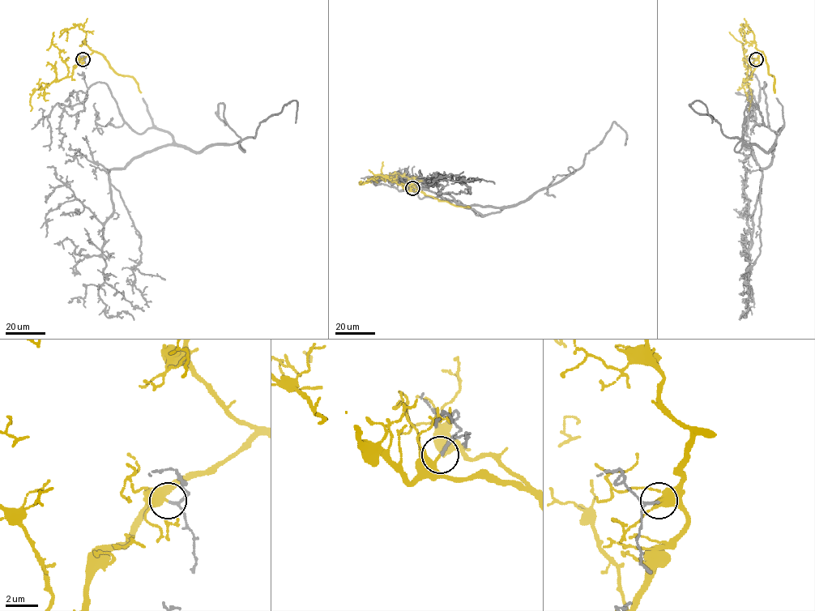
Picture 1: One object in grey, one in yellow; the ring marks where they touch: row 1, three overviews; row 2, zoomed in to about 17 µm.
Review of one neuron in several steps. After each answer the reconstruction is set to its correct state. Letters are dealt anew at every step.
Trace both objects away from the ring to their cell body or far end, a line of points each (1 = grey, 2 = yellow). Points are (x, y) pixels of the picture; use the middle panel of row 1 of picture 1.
1: (412, 188), (420, 198), (498, 212), (460, 205), (427, 182), (463, 173)
2: (412, 188), (408, 191), (380, 175), (368, 182), (360, 184), (359, 181)

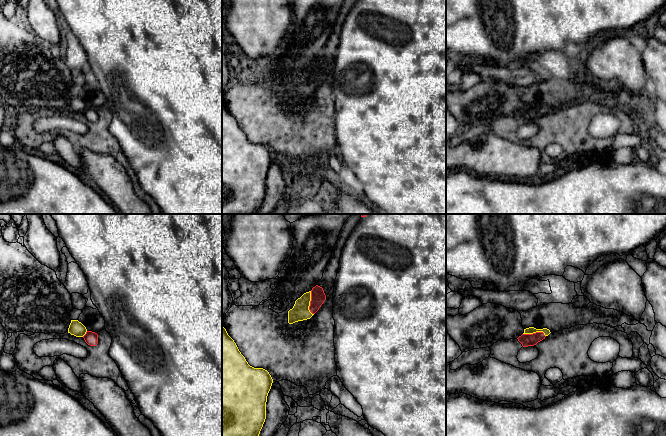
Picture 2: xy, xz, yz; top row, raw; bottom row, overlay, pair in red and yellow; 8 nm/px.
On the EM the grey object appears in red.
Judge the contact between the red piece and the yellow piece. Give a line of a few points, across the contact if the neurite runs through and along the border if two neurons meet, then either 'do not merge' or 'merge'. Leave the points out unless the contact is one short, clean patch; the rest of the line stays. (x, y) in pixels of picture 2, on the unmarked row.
line xz (318, 72), (310, 79), (300, 87); merge

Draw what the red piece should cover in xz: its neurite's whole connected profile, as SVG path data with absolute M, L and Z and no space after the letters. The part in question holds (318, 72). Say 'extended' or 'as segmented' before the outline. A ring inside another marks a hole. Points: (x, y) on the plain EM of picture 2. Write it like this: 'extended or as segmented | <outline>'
extended | M316 61L311 67L304 69L295 77L292 85L288 87L288 99L310 95L326 76L322 63Z

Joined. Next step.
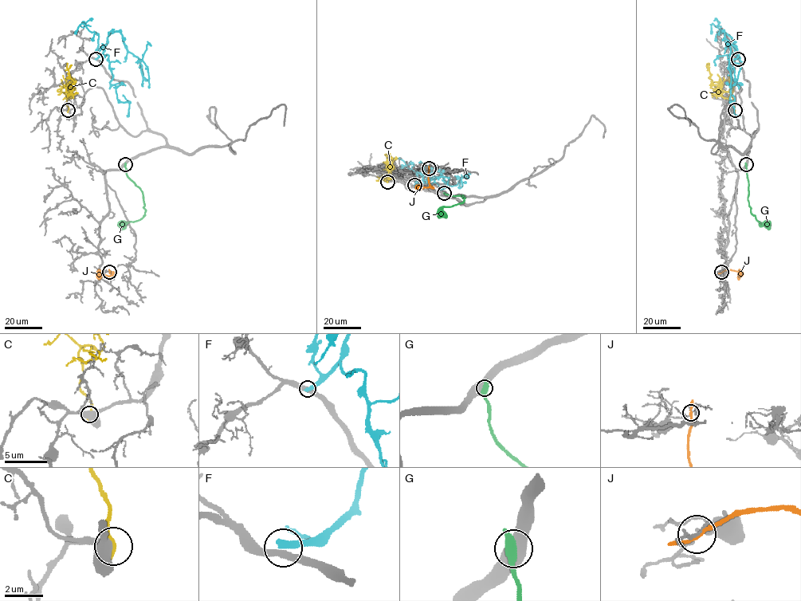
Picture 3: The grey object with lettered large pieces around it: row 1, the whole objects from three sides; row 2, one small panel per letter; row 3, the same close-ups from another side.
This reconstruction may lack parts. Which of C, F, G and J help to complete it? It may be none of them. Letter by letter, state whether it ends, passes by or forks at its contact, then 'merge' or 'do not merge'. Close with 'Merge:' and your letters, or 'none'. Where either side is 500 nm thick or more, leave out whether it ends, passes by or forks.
C: it ends there; do not merge
F: it ends there; do not merge
G: do not merge
J: it passes by; do not merge
Merge: none

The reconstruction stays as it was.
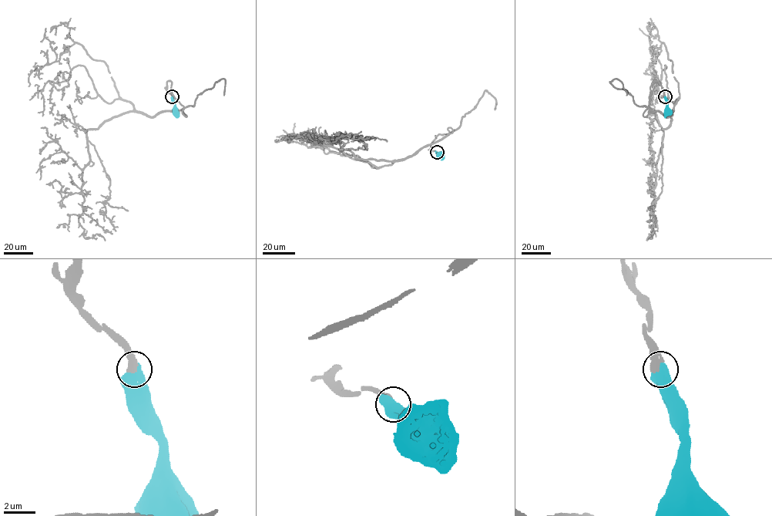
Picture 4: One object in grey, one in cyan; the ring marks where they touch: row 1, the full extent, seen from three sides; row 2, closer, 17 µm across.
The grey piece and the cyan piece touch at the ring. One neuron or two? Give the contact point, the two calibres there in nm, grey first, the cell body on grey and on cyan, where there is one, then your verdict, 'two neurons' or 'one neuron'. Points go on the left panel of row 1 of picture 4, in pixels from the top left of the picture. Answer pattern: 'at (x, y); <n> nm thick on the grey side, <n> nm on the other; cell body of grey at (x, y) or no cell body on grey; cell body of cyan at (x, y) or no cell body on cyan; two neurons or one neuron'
at (172, 96); 400 nm thick on the grey side, 500 nm on the other; no cell body on grey; cell body of cyan at (176, 112); one neuron

